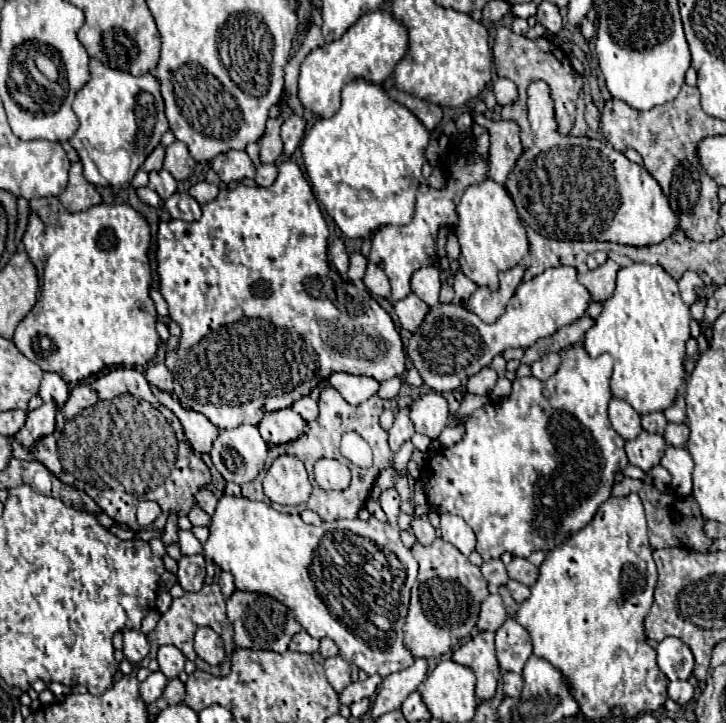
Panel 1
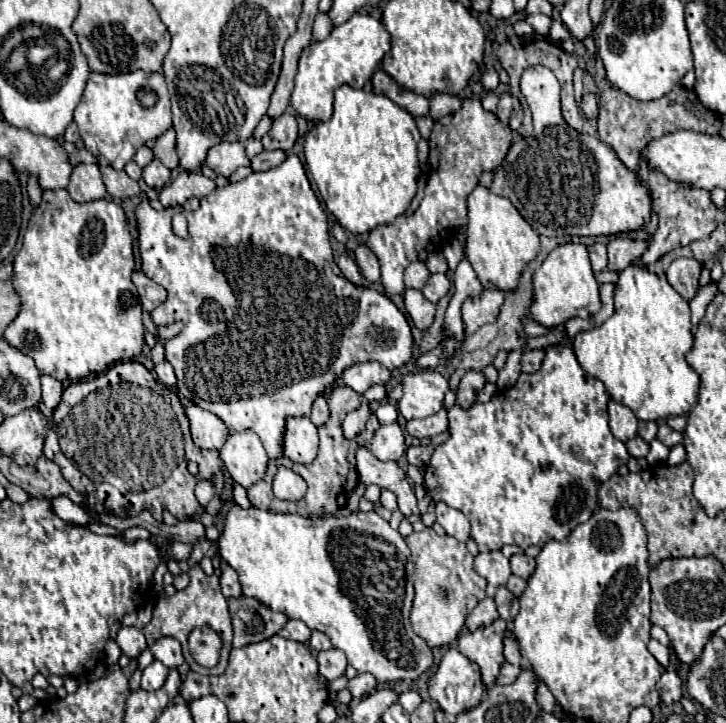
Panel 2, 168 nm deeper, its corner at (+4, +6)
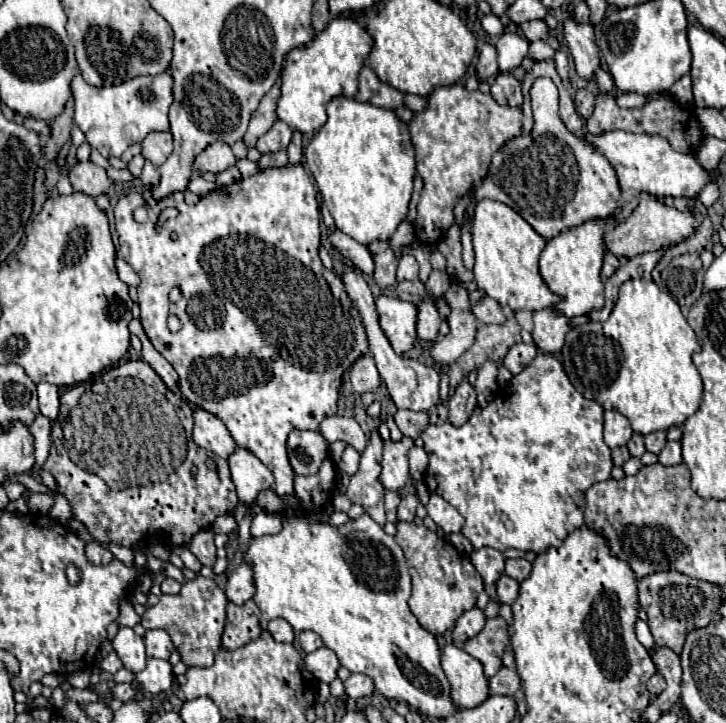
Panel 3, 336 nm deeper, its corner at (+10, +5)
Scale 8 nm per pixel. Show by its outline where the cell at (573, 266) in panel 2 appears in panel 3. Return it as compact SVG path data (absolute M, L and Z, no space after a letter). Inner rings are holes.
M614 217L606 219L590 219L584 221L578 227L566 229L554 239L546 243L546 249L540 255L540 273L548 287L562 295L562 303L556 305L558 311L566 313L566 317L576 317L590 313L594 309L604 307L604 283L602 283L602 261L606 243L604 243L604 233L610 225L614 225Z

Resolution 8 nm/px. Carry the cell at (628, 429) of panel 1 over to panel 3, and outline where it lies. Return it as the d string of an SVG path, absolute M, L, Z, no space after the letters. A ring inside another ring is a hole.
M604 411L604 443L610 449L614 449L626 445L630 437L632 437L630 421L618 411Z

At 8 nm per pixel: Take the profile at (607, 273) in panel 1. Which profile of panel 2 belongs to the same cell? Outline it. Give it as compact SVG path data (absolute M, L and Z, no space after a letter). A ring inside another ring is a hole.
M612 238L608 244L608 270L620 272L624 266L634 264L644 250L648 248L646 242L640 240L624 240L624 238Z

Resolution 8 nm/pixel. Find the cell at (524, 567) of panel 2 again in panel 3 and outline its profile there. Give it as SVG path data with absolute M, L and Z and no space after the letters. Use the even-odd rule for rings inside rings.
M506 559L506 575L516 579L518 583L522 583L532 571L532 565L526 559Z

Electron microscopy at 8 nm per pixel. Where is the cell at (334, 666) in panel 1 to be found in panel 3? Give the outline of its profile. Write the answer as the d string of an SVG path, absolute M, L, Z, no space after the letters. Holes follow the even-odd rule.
M320 647L304 657L304 665L318 681L332 683L336 679L336 671L340 667L340 661L334 651L330 651L328 647Z

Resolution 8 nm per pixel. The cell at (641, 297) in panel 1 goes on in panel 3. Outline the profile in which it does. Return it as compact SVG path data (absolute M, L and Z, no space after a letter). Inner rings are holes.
M638 279L626 281L620 287L620 297L608 321L578 325L566 335L566 343L562 347L562 367L582 397L594 399L602 405L602 409L622 413L630 421L634 433L648 435L684 425L684 421L702 403L702 379L692 363L694 351L700 351L700 343L684 319L678 303L668 293L658 289L654 281Z

